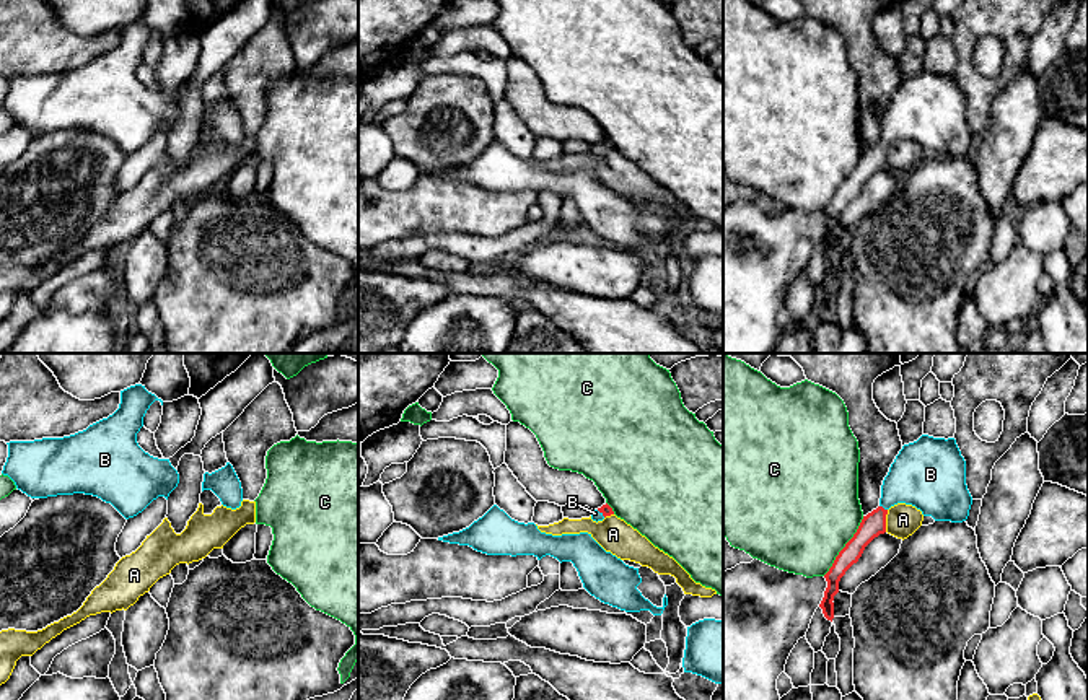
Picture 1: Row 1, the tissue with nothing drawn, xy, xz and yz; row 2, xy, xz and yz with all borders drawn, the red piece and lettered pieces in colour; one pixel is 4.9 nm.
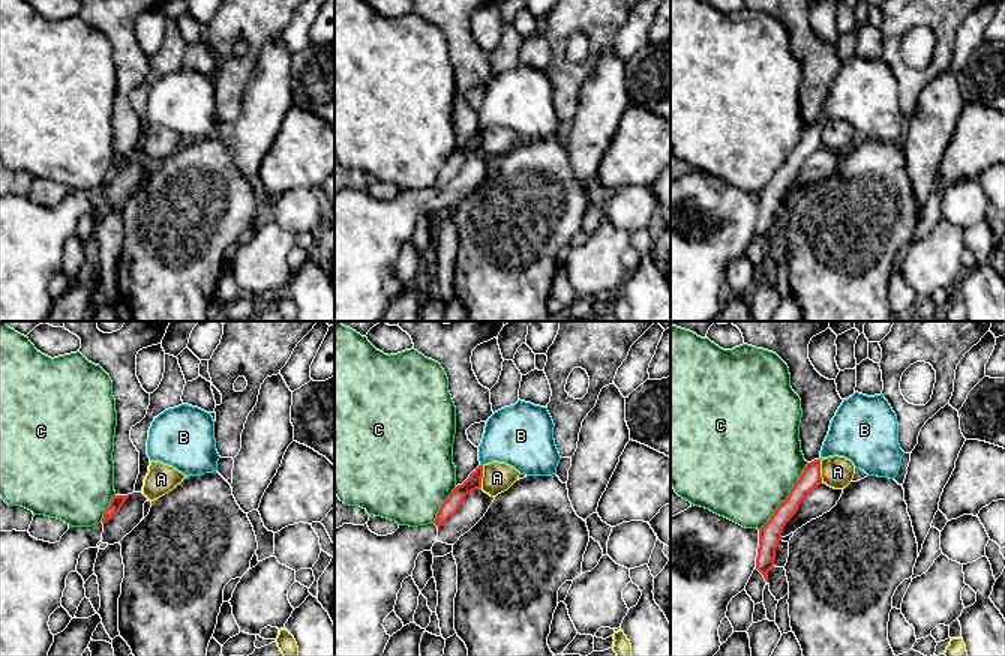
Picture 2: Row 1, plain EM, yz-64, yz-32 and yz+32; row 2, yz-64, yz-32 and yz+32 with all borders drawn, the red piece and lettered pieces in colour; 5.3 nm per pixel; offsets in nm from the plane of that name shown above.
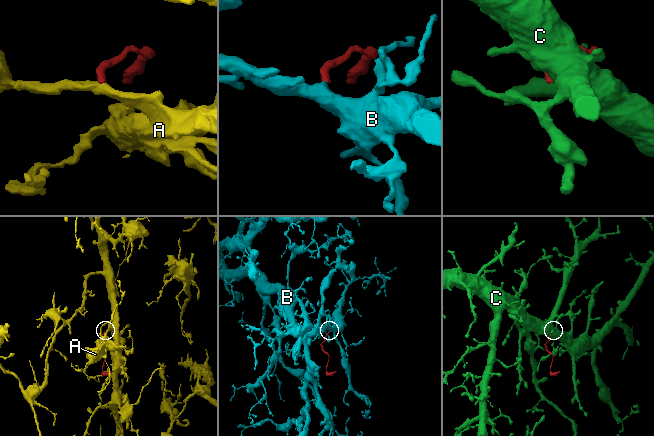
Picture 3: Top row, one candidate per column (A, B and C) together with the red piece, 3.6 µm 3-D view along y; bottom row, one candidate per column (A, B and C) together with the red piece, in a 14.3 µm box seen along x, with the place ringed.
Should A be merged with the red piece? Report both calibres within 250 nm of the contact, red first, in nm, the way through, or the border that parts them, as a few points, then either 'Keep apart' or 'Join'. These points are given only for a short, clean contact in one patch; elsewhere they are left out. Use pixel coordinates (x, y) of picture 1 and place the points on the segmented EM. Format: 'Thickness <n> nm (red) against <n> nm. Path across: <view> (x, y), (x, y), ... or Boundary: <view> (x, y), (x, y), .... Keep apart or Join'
Thickness 120 nm (red) against 160 nm. Boundary: yz (888, 510), (885, 531). Keep apart

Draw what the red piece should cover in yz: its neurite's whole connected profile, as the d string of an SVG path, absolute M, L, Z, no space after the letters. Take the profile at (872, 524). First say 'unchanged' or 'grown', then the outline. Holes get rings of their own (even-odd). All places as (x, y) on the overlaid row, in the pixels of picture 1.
grown; M922 435L904 444L881 485L880 506L863 516L857 532L824 575L827 588L819 604L827 620L834 619L834 596L845 571L858 562L865 547L886 532L888 510L897 503L912 505L935 521L963 523L972 497L966 485L966 461L954 438Z

